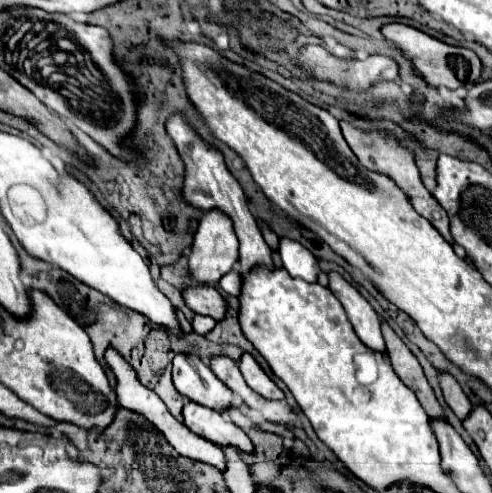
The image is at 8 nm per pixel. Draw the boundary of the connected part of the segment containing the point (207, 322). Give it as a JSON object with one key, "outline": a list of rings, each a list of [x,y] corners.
{"outline":[[[195,314],[195,318],[193,318],[193,330],[197,332],[197,334],[201,334],[201,336],[205,336],[207,332],[211,332],[213,328],[215,328],[215,320],[213,318],[209,318],[209,316],[201,316],[201,314]]]}

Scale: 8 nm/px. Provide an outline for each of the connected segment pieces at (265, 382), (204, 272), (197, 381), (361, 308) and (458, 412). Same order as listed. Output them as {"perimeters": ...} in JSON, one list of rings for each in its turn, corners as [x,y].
{"perimeters":[[[[243,354],[239,360],[239,368],[247,384],[267,400],[283,400],[283,392],[275,386],[275,382],[261,370],[261,366],[253,360],[251,354]]],[[[209,210],[201,216],[199,228],[195,234],[195,242],[189,254],[189,274],[195,284],[209,284],[215,286],[221,276],[225,276],[237,262],[237,236],[233,232],[233,224],[229,224],[229,218],[223,216],[223,212]]],[[[177,354],[173,358],[173,382],[179,394],[205,408],[225,412],[233,408],[233,392],[197,356]]],[[[337,272],[329,274],[329,288],[335,294],[335,298],[343,304],[343,308],[349,316],[349,322],[353,324],[359,340],[367,348],[381,352],[381,354],[387,354],[385,340],[381,334],[381,320],[379,320],[377,312],[371,308],[371,304]]],[[[441,374],[441,390],[443,390],[443,398],[447,406],[455,412],[455,416],[459,420],[465,420],[469,412],[473,410],[473,404],[469,402],[469,398],[465,396],[465,392],[461,390],[461,386],[451,374]]]]}

